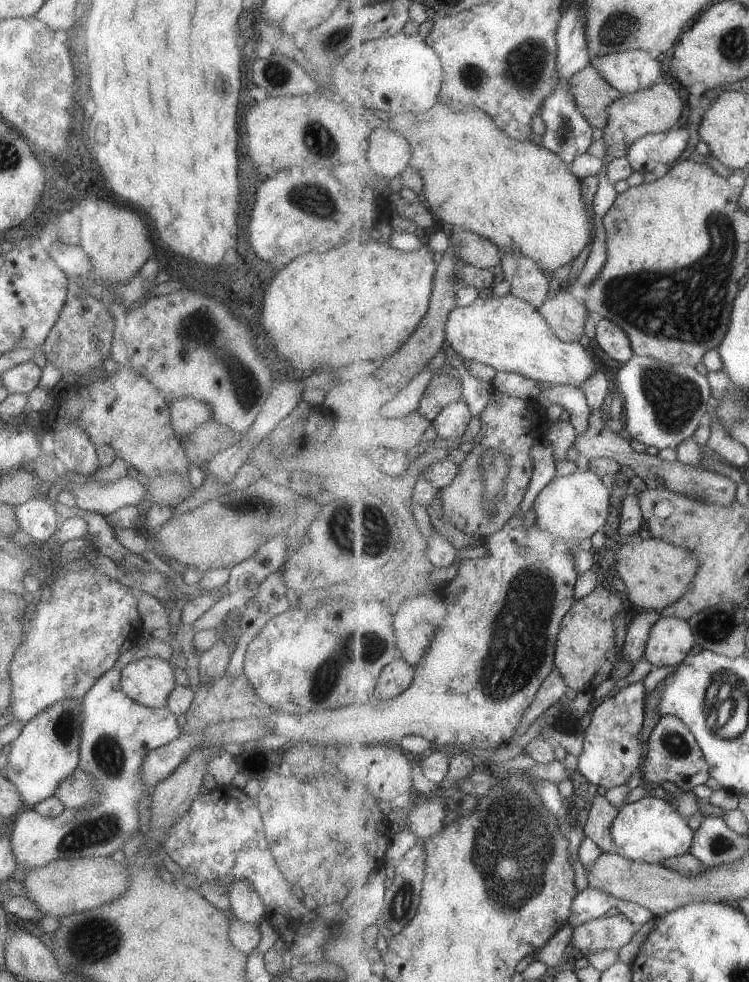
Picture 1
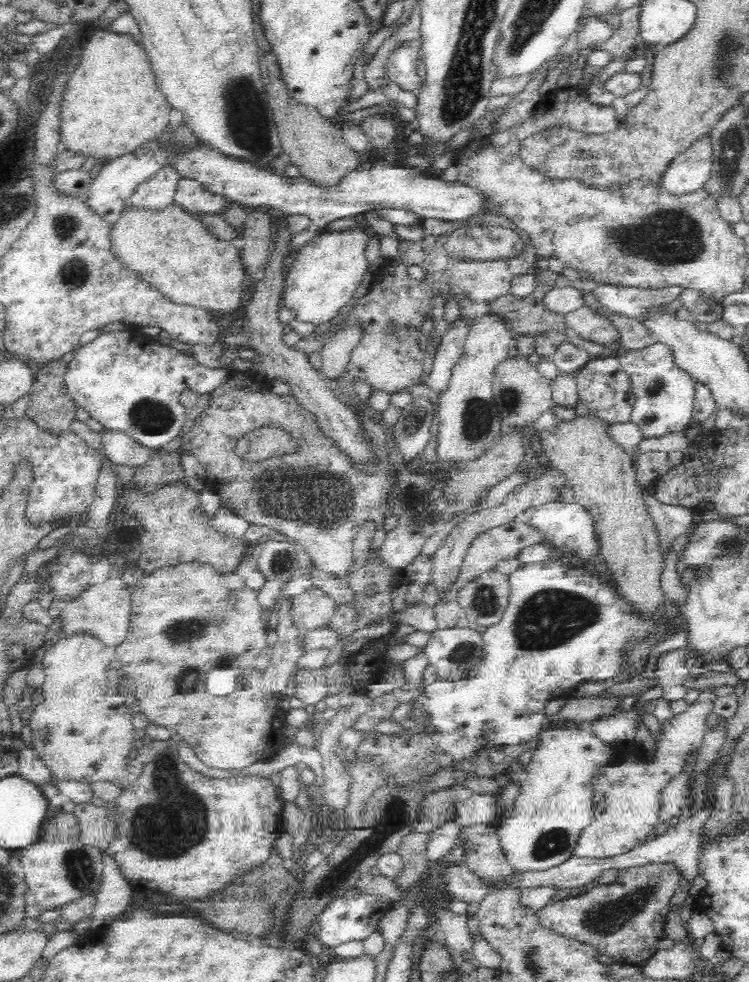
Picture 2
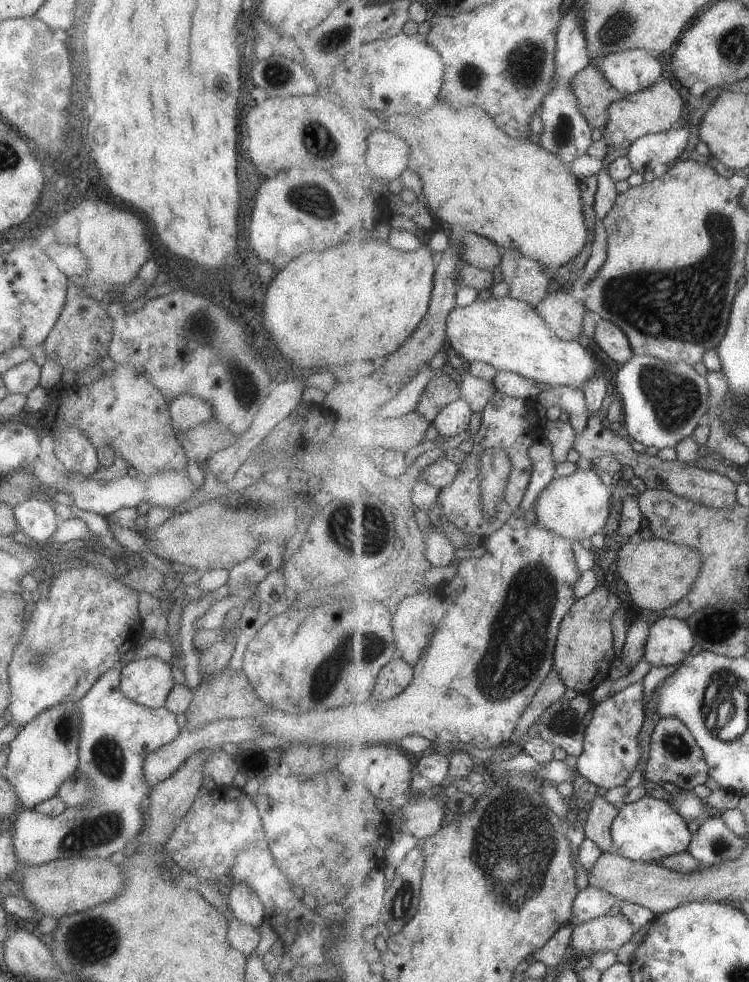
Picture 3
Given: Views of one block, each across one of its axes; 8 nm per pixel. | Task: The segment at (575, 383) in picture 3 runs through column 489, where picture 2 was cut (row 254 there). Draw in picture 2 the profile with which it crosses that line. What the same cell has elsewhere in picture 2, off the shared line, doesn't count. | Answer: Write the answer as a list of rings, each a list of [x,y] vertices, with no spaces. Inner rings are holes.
[[[366,229],[319,234],[297,253],[292,270],[285,276],[282,301],[294,313],[294,320],[308,324],[326,324],[338,316],[360,284],[369,277],[364,248],[371,234]]]

